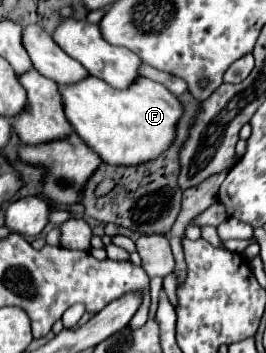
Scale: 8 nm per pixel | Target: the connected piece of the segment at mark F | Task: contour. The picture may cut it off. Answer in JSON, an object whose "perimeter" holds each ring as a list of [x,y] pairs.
{"perimeter":[[[89,75],[81,83],[65,87],[61,93],[67,119],[75,133],[109,165],[131,167],[155,161],[173,145],[177,123],[183,117],[181,101],[165,85],[147,77],[139,77],[133,87],[121,91]]]}

